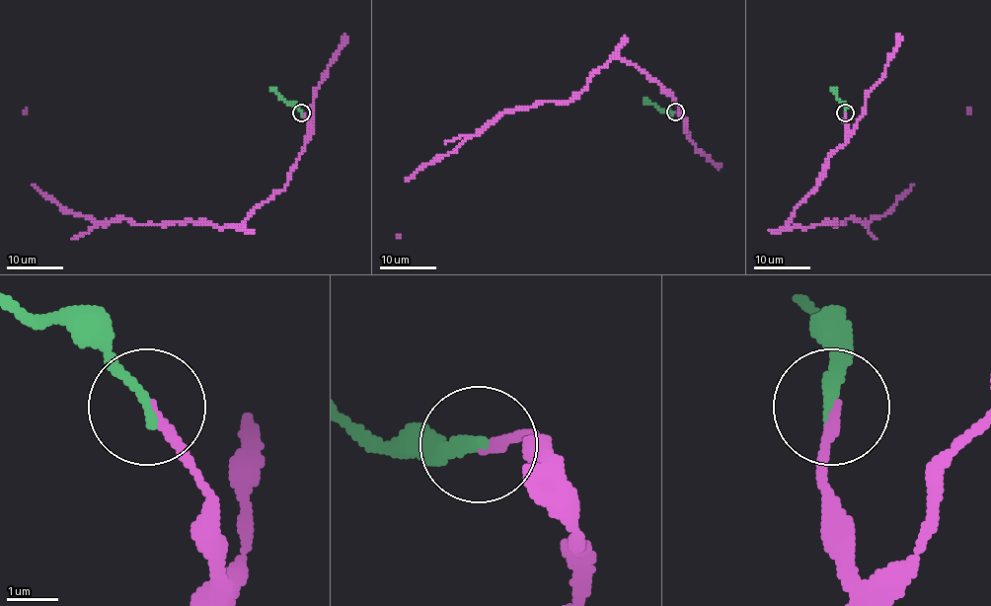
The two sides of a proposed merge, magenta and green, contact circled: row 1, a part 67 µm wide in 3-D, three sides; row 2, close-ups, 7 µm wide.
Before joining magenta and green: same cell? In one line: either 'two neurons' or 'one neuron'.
one neuron

